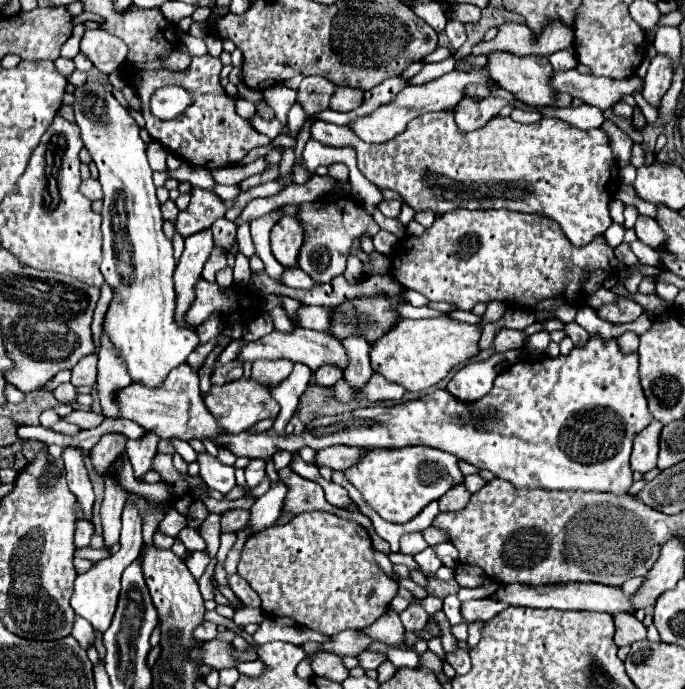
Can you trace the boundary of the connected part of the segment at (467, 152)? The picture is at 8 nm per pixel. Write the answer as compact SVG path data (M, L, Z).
M443 110L443 112L431 112L431 114L417 116L415 120L411 120L411 124L407 126L407 130L403 134L395 136L395 140L391 140L387 144L363 144L363 140L355 140L355 136L351 136L351 130L347 126L337 126L337 124L331 124L331 122L325 122L325 120L317 120L311 126L311 138L315 138L321 144L327 144L327 146L353 146L357 150L357 168L361 170L361 174L369 182L379 186L379 188L387 188L387 190L399 192L405 198L405 202L417 212L419 210L435 210L435 214L445 214L445 212L459 210L459 208L467 208L467 210L507 208L507 210L517 210L517 212L527 212L527 214L541 214L541 216L547 216L547 218L555 220L561 226L561 230L565 232L565 236L569 238L569 242L573 246L577 246L577 248L589 244L595 236L601 236L613 222L611 216L609 216L607 206L613 200L617 184L619 184L619 168L617 168L613 152L611 152L609 136L601 128L597 128L597 130L579 130L579 128L573 128L571 124L567 124L563 120L557 120L557 118L541 118L535 124L519 124L519 122L515 122L515 120L511 120L507 116L507 118L493 118L483 128L463 134L463 132L457 130L457 124L453 120L453 112L445 112Z

